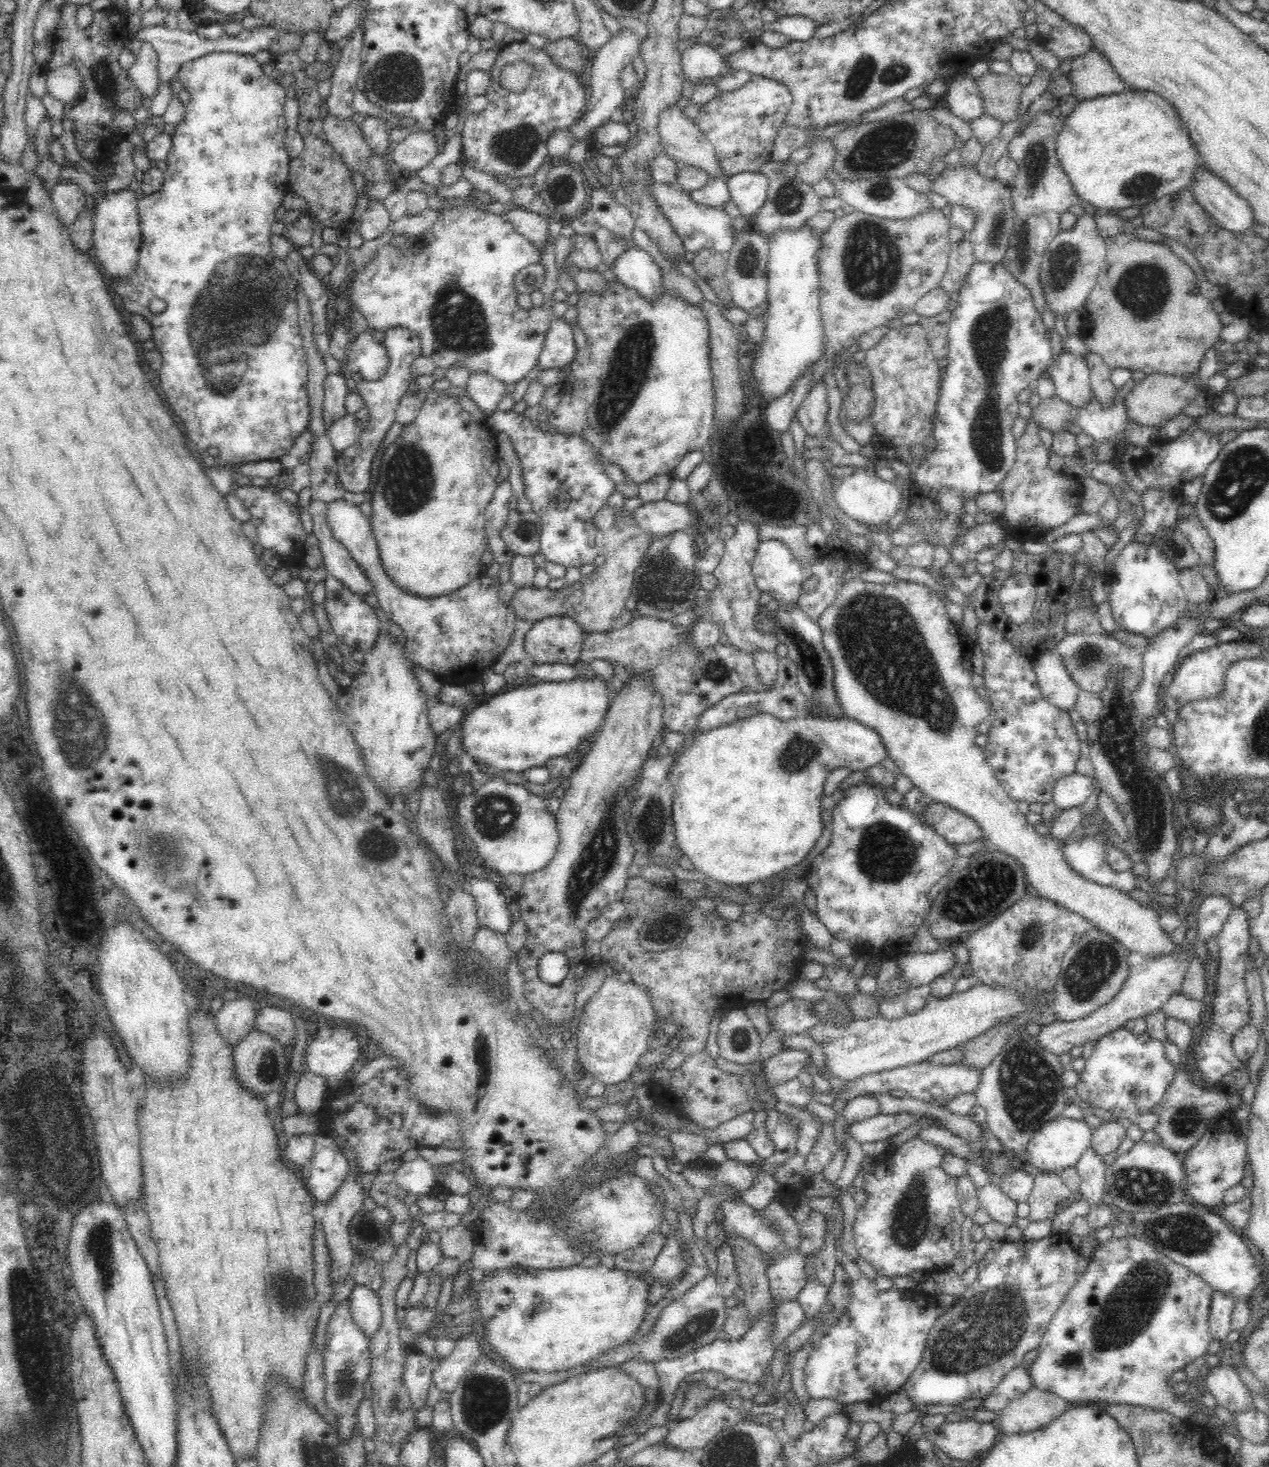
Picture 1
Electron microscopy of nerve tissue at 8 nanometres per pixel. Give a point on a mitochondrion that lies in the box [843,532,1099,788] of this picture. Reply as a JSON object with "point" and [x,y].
{"point":[1083,583]}

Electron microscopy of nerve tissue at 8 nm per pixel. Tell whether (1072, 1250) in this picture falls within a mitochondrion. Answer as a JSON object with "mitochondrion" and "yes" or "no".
{"mitochondrion":"no"}

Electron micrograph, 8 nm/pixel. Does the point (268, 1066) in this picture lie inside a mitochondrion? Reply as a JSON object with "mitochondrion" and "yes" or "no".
{"mitochondrion":"yes"}

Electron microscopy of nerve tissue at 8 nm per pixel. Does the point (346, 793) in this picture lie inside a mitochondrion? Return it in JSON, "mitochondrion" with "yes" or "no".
{"mitochondrion":"yes"}

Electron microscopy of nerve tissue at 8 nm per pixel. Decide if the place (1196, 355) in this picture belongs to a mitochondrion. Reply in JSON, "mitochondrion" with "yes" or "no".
{"mitochondrion":"no"}

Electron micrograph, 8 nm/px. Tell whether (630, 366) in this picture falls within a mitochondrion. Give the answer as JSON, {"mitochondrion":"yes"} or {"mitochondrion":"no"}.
{"mitochondrion":"yes"}

